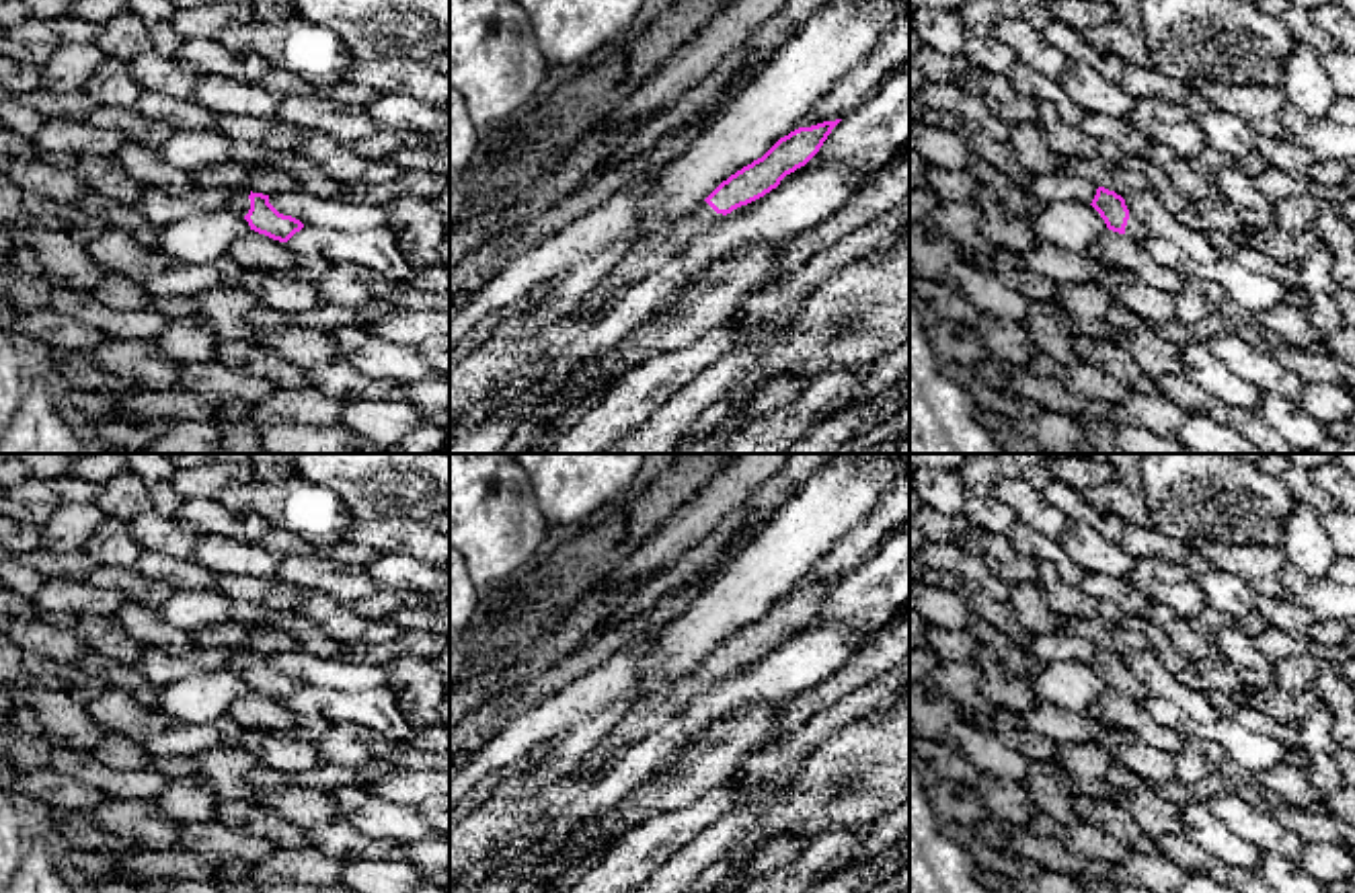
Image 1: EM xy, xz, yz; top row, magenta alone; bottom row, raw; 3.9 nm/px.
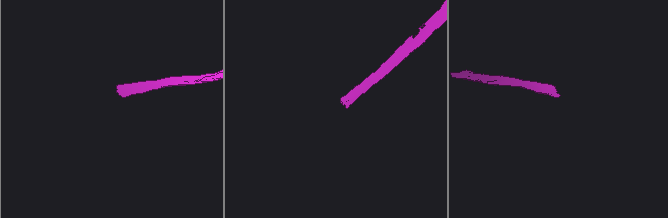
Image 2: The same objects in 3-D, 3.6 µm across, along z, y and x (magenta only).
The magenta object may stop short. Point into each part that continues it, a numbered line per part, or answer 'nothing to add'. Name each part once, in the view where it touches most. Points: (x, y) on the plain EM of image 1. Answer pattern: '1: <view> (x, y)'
1: xy (239, 659)

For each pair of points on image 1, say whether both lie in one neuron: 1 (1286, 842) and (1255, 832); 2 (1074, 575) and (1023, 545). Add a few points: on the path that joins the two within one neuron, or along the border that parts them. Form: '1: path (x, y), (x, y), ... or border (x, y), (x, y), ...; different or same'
1: path (1278, 838), (1263, 832); same
2: path (1062, 563), (1048, 549), (1035, 547); same

